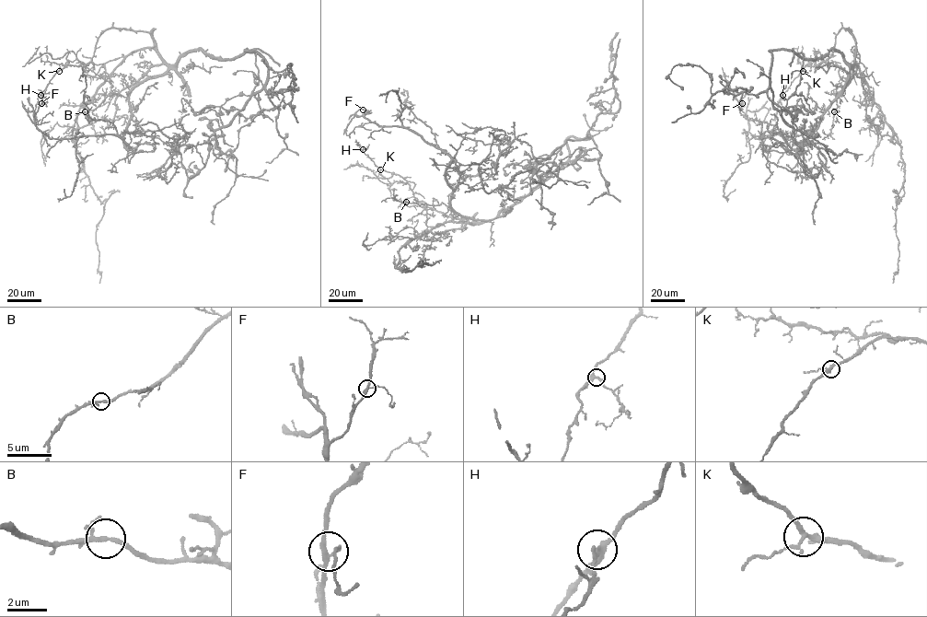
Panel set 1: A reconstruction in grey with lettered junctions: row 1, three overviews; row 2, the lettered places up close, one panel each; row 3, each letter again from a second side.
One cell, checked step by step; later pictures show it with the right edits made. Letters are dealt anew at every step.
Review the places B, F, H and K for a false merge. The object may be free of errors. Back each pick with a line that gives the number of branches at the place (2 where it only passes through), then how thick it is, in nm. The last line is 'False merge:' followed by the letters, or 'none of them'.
False merge: none of them

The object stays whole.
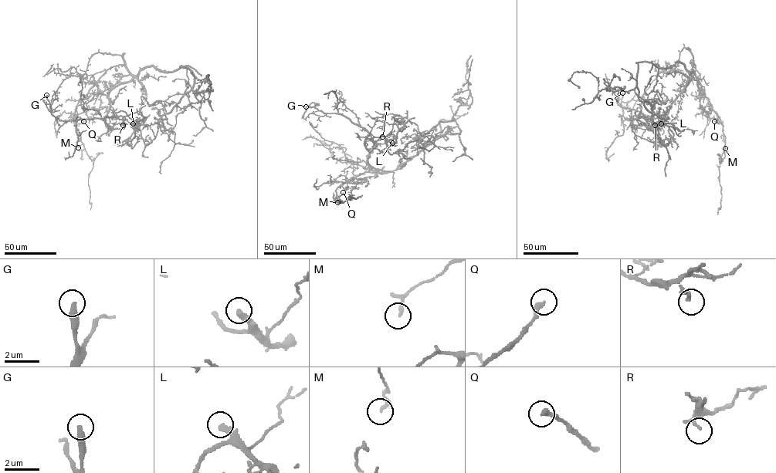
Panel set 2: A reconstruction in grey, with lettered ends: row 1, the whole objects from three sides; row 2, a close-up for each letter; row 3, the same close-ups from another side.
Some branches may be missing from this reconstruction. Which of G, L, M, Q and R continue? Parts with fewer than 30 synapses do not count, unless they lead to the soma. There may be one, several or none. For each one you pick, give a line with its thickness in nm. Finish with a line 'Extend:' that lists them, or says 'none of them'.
L: calibre 320 nm
Extend: L

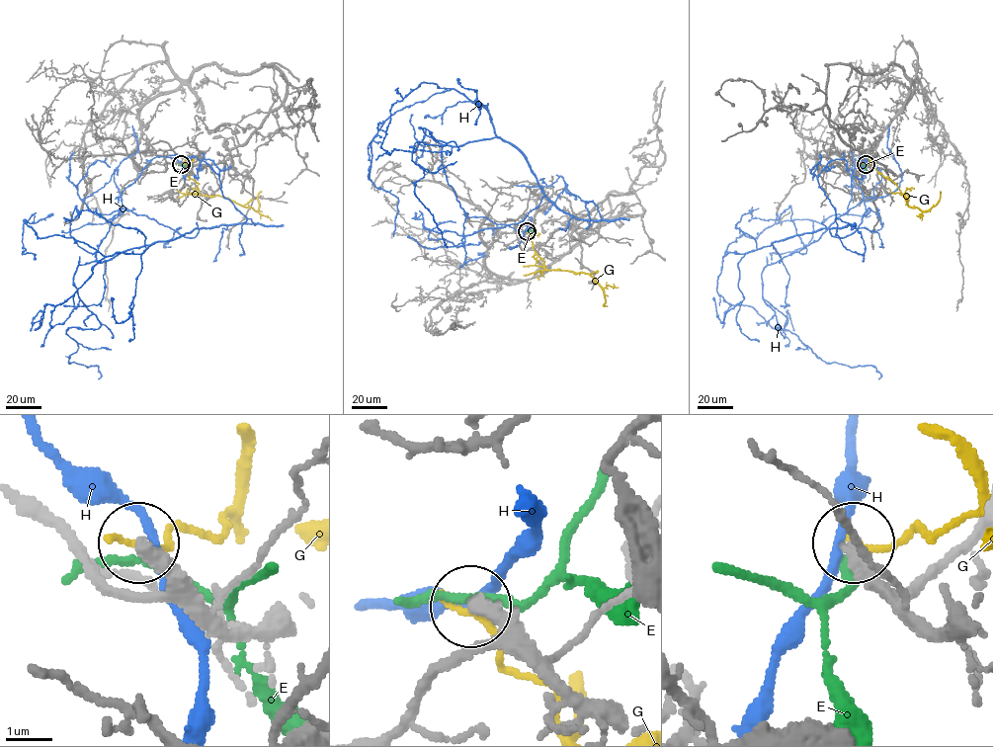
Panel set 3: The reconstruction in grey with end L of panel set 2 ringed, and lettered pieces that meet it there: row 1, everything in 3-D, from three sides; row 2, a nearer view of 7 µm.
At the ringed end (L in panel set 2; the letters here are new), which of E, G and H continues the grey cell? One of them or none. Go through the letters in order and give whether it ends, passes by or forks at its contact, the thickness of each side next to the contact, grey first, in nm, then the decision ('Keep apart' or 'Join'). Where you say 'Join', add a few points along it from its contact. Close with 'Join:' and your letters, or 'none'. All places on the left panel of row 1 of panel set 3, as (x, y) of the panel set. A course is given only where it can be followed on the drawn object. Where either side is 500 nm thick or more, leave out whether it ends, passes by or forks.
E: It passes by. Thickness 300 nm (grey) against 190 nm. Keep apart
G: It ends there. Thickness 360 nm (grey) against 160 nm. Keep apart
H: It passes by. Thickness 360 nm (grey) against 180 nm. Keep apart
Join: none

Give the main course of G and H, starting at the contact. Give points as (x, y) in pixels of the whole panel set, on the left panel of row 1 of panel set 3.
G: (181, 164), (184, 162), (187, 175), (199, 184), (199, 193), (202, 195), (219, 195), (255, 210), (261, 191)
H: (181, 164), (154, 157), (124, 190), (99, 262), (199, 231), (94, 213), (76, 185), (110, 167)

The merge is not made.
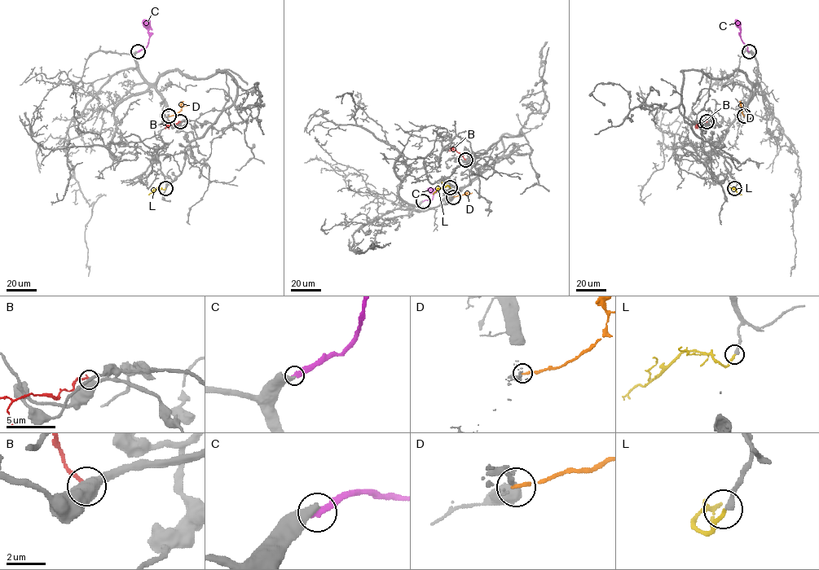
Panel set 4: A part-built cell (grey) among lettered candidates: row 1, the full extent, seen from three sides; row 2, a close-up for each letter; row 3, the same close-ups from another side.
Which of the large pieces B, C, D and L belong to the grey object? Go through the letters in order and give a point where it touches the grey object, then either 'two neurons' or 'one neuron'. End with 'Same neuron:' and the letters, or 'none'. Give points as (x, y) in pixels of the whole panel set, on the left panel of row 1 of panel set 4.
B: (180, 121) | two neurons
C: (138, 51) | two neurons
D: (169, 116) | two neurons
L: (165, 188) | one neuron
Same neuron: L

